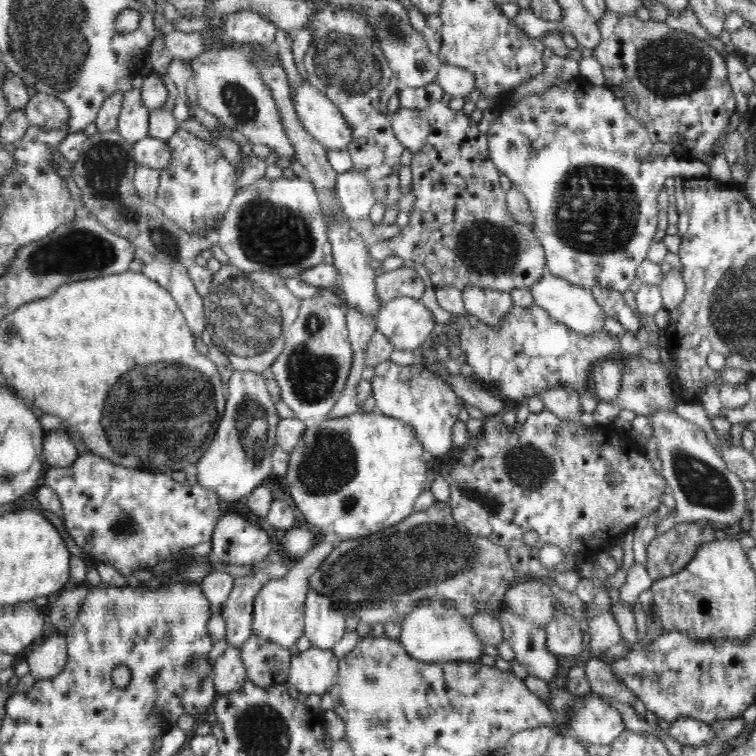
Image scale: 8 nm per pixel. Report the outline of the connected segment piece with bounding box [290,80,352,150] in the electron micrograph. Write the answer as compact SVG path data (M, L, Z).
M308 80L290 92L292 104L304 128L326 150L342 150L352 142L352 129L337 106Z

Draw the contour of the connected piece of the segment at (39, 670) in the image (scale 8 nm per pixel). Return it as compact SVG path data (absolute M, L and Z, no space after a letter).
M54 632L49 637L43 638L36 647L30 649L26 659L29 672L36 680L50 679L60 674L67 660L66 636Z

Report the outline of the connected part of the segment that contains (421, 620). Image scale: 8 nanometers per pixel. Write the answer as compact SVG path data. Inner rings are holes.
M422 598L408 614L398 622L401 636L398 642L415 659L431 663L446 661L479 660L484 654L484 643L474 633L472 625L458 609L446 608L440 598Z

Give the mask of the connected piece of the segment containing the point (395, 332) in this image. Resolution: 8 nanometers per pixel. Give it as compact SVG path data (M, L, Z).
M409 296L386 301L377 314L377 330L383 332L395 350L419 353L435 326L433 314L422 301Z

